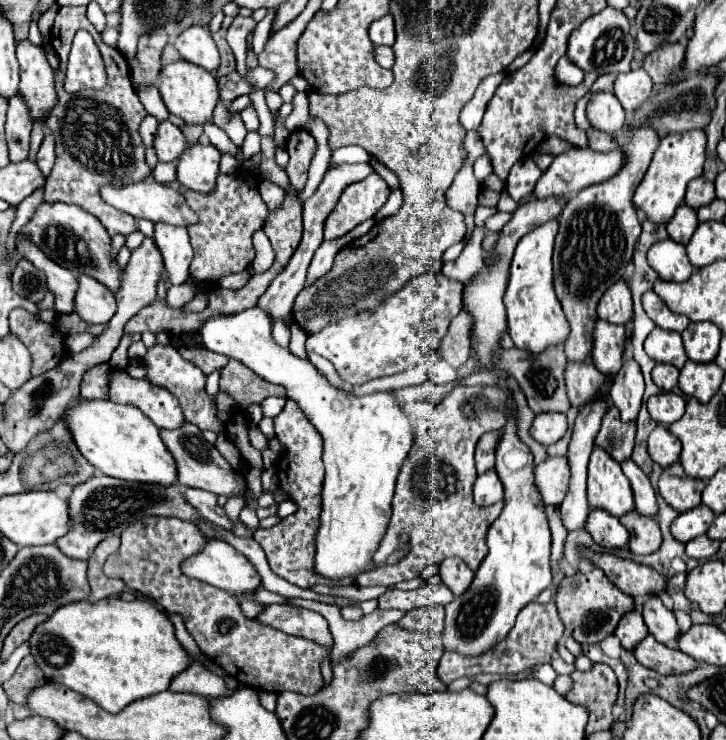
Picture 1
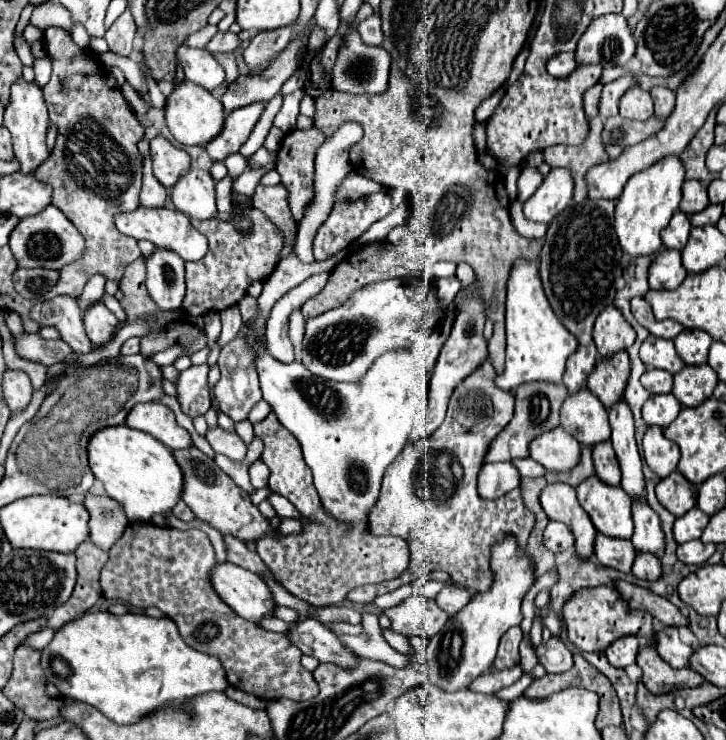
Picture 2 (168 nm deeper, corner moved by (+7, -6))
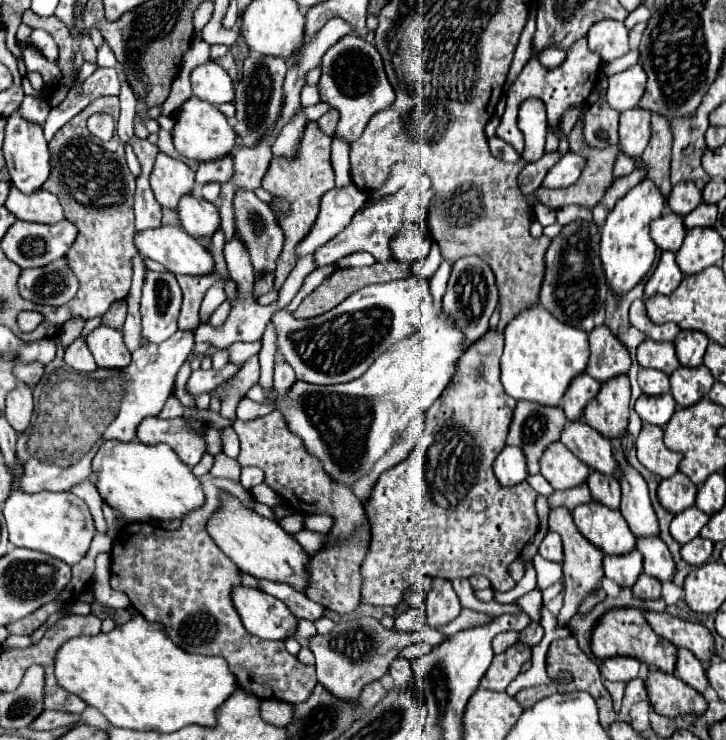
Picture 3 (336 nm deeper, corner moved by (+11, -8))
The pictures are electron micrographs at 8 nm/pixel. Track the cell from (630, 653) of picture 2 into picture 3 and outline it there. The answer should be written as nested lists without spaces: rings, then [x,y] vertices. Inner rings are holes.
[[[631,657],[605,659],[599,665],[599,673],[607,681],[623,681],[623,683],[629,683],[639,673],[639,661],[637,659],[631,659]]]

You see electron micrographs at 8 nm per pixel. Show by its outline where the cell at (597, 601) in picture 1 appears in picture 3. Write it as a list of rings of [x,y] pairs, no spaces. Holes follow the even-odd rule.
[[[627,607],[627,609],[613,609],[603,619],[593,631],[591,637],[591,651],[599,659],[609,659],[609,657],[635,657],[641,663],[649,665],[651,669],[661,669],[665,673],[675,673],[675,663],[677,663],[677,647],[663,637],[659,637],[651,625],[645,621],[645,615],[639,609]]]

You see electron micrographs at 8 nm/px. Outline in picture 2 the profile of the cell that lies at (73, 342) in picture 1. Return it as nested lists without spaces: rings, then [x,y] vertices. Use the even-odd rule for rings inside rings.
[[[37,335],[15,337],[15,347],[17,347],[17,353],[23,359],[39,361],[39,363],[45,363],[45,365],[61,363],[73,353],[73,349],[63,339],[47,341],[47,339],[41,339]]]

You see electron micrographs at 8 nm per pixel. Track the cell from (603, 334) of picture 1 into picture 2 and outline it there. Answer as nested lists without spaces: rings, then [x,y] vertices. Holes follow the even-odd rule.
[[[621,351],[621,355],[613,355],[609,363],[605,363],[605,359],[601,357],[597,359],[597,367],[593,369],[593,375],[589,375],[587,387],[593,391],[593,395],[601,399],[605,407],[611,407],[623,397],[627,377],[629,377],[629,357],[625,351]]]

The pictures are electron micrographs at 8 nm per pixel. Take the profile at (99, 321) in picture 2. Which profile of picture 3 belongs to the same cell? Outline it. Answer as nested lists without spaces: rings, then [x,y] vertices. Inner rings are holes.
[[[97,327],[87,337],[87,347],[95,357],[95,363],[103,369],[125,369],[131,361],[131,351],[123,343],[123,335],[111,327]]]

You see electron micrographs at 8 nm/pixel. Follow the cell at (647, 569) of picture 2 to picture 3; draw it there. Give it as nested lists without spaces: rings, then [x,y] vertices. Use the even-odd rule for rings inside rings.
[[[641,575],[633,587],[633,595],[637,599],[643,599],[643,601],[651,601],[651,599],[659,599],[661,597],[661,583],[649,575]]]

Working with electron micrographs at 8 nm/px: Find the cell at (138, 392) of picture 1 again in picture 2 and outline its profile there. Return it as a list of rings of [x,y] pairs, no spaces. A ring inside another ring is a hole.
[[[137,403],[137,407],[129,411],[125,423],[153,435],[171,449],[185,449],[191,445],[189,433],[177,425],[175,413],[163,403]]]

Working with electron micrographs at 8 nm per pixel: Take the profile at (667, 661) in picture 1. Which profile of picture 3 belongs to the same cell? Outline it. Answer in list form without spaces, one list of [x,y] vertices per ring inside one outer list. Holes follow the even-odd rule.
[[[649,671],[647,677],[647,691],[653,709],[665,717],[679,717],[679,715],[701,715],[705,713],[705,697],[693,691],[687,683],[679,677],[663,673],[663,671]]]

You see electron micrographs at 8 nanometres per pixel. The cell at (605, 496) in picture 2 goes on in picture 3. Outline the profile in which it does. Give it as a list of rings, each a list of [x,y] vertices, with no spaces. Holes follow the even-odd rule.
[[[591,501],[573,509],[573,521],[581,535],[605,555],[627,555],[635,549],[635,537],[619,511]]]

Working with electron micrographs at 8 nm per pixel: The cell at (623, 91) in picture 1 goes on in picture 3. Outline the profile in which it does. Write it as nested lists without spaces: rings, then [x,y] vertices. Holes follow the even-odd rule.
[[[629,109],[621,113],[619,121],[619,147],[621,151],[635,159],[639,157],[651,137],[651,113],[645,109]]]

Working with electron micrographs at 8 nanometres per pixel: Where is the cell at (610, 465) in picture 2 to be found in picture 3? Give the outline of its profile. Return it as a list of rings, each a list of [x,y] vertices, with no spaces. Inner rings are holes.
[[[591,473],[587,479],[587,485],[591,489],[593,501],[609,507],[609,509],[619,509],[621,501],[621,487],[613,477],[605,477],[603,473]]]

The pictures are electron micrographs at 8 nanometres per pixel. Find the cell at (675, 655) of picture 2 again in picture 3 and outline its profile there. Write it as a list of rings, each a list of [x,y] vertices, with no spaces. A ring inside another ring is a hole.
[[[679,649],[675,675],[679,679],[683,679],[687,685],[691,685],[693,689],[697,689],[699,693],[705,693],[705,689],[709,687],[709,681],[705,677],[705,669],[703,669],[701,661],[687,649]]]

